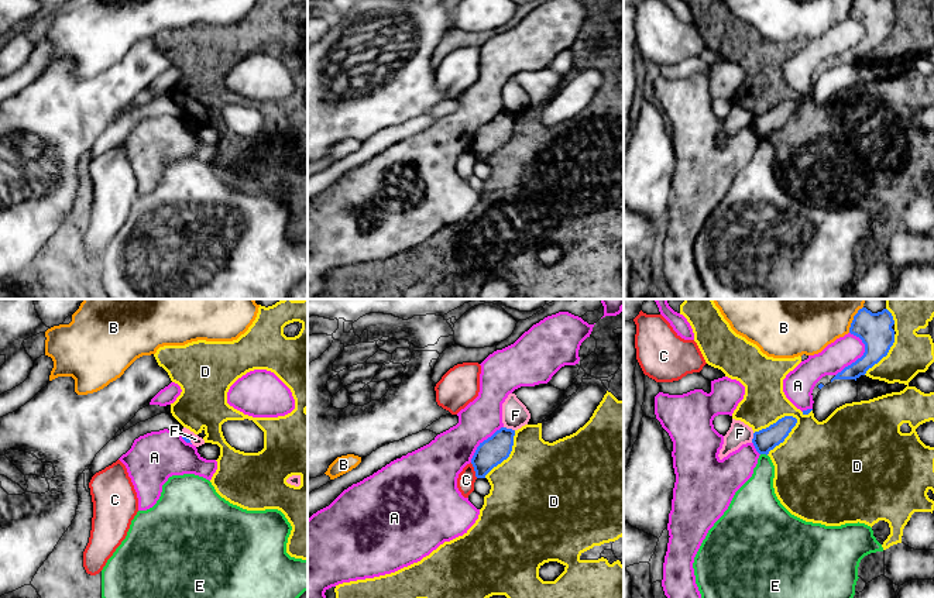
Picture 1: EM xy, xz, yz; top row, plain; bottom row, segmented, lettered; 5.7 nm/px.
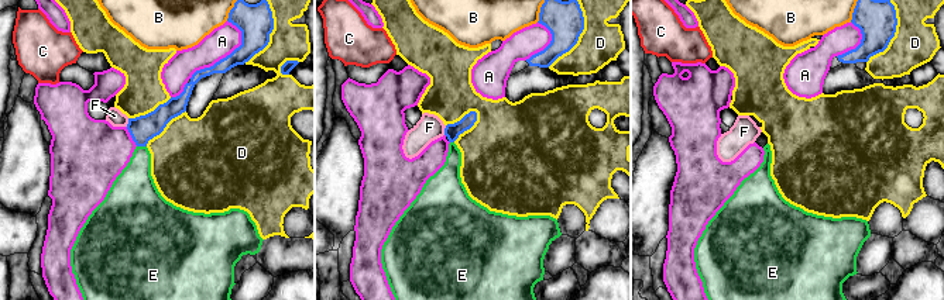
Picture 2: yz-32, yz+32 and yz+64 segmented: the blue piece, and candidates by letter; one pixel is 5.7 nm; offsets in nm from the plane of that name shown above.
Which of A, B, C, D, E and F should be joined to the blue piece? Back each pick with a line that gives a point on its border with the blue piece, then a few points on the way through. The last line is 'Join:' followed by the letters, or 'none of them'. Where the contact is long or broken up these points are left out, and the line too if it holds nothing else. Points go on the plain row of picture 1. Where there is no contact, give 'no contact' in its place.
Join: none of them

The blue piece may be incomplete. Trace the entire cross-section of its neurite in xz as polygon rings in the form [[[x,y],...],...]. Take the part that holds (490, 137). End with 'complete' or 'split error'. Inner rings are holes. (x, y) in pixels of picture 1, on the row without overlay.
[[[501,111],[491,121],[480,127],[471,142],[477,162],[485,162],[494,151],[509,141],[514,130],[514,120],[515,114]]] | complete

